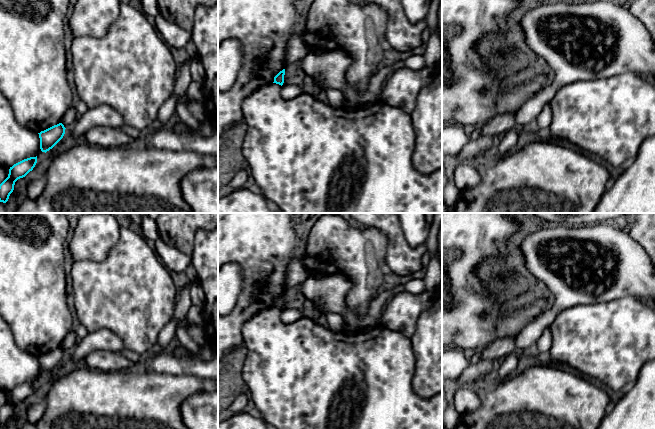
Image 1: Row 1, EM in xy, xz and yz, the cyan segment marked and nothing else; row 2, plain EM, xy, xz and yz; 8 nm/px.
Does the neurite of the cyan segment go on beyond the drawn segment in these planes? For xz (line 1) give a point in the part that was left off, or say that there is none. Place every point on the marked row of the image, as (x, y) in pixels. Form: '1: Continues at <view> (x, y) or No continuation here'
1: No continuation here

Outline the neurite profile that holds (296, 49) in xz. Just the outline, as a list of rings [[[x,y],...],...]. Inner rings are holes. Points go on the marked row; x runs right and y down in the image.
[[[298,30],[291,35],[286,44],[286,65],[292,63],[299,63],[308,54],[308,47],[303,42],[301,32]]]

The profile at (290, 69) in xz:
[[[298,63],[286,65],[283,85],[288,84],[288,81],[295,75],[298,68],[299,68]]]

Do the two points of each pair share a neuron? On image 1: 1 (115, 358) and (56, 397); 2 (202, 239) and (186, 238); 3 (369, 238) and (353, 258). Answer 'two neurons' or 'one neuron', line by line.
1: two neurons
2: two neurons
3: one neuron

